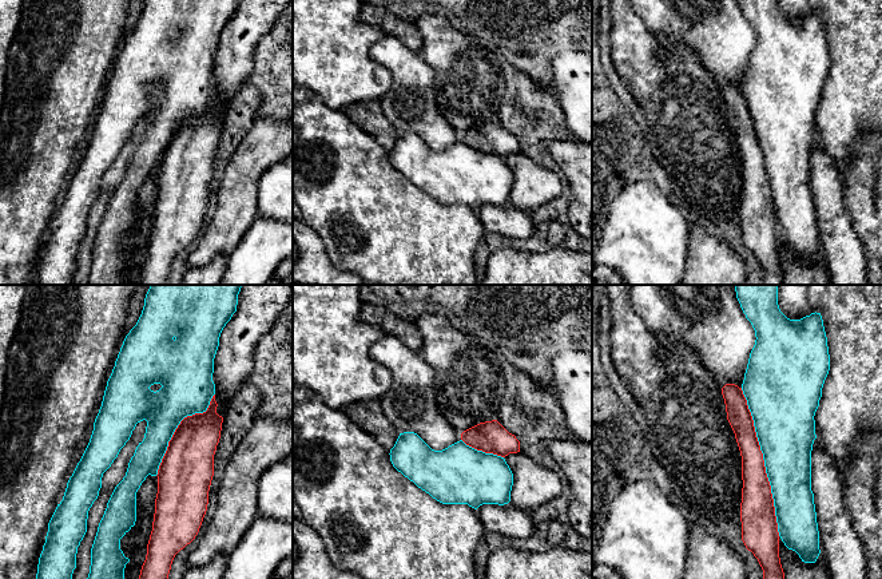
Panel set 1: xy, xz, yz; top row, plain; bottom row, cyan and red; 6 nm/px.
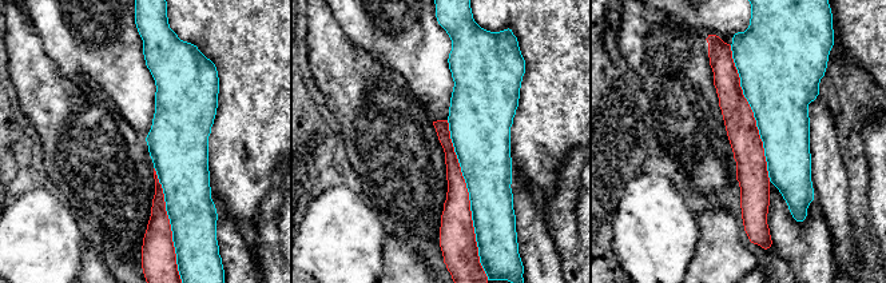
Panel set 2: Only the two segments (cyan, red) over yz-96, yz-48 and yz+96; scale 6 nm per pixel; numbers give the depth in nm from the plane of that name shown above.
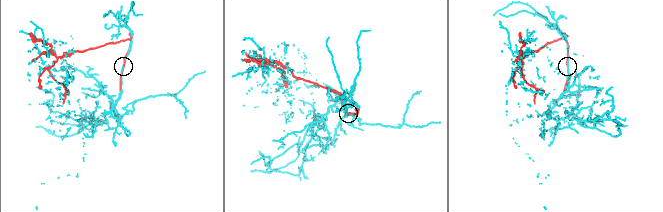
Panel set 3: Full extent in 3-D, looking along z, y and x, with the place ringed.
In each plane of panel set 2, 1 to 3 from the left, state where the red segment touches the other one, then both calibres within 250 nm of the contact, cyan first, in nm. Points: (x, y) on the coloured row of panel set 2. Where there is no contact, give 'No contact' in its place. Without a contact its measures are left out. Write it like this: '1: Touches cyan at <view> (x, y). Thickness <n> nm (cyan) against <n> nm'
1: Touches cyan at yz-96 (170, 223). Thickness 280 nm (cyan) against 200 nm
2: Touches cyan at yz-48 (469, 199). Thickness 320 nm (cyan) against 220 nm
3: Touches cyan at yz+96 (754, 114). Thickness 440 nm (cyan) against 190 nm

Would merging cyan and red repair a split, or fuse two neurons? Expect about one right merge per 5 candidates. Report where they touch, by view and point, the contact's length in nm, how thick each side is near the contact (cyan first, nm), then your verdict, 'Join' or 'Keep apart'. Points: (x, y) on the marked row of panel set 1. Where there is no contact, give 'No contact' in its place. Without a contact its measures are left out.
Touches cyan at yz (765, 461). Shared border 900 nm. Thickness 360 nm (cyan) against 190 nm. Keep apart

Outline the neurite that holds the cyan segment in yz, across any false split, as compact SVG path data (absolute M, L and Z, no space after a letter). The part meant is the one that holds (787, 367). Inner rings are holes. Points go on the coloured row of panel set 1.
M735 285L735 292L740 308L751 322L756 337L750 353L742 390L747 400L763 453L766 473L774 499L778 532L784 546L795 551L802 562L815 563L821 550L814 493L811 491L811 451L817 439L814 416L830 370L830 354L823 320L821 313L817 312L800 320L787 318L778 305L778 285Z

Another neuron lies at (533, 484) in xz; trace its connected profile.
M521 452L509 453L504 459L513 473L509 503L517 508L533 511L563 493L563 483L552 469Z

